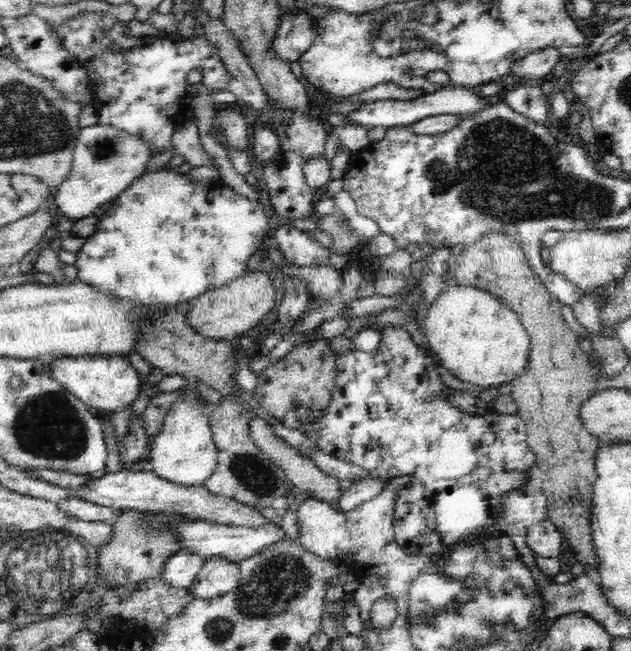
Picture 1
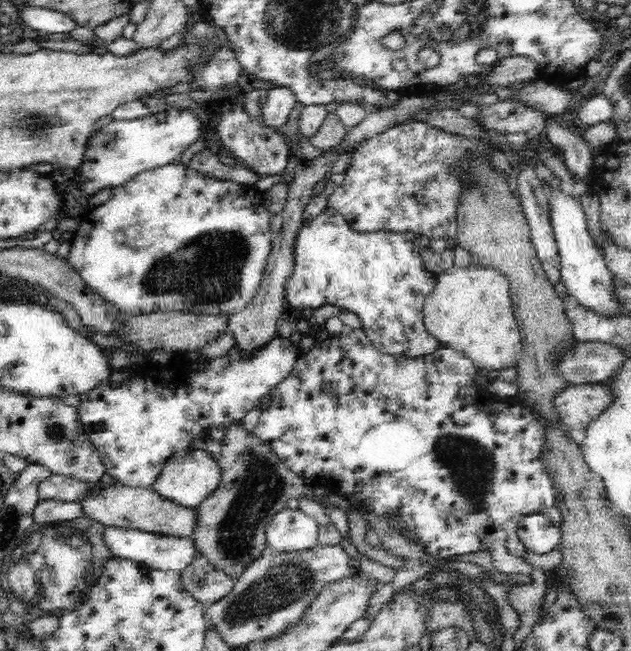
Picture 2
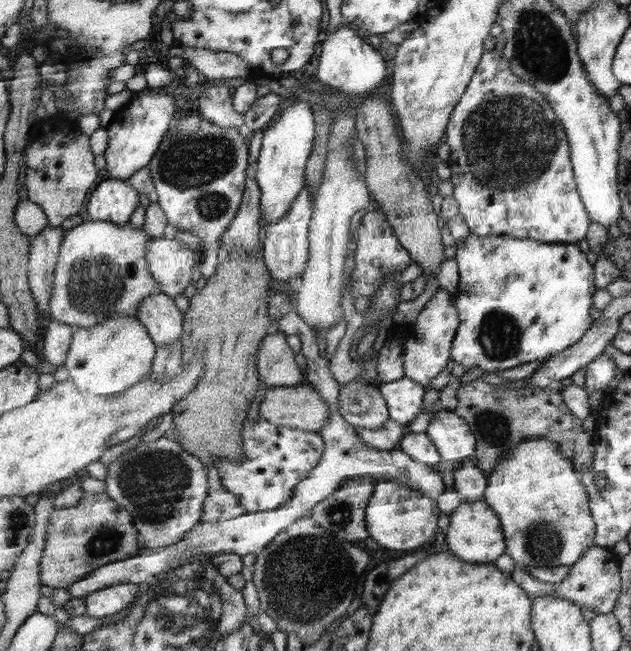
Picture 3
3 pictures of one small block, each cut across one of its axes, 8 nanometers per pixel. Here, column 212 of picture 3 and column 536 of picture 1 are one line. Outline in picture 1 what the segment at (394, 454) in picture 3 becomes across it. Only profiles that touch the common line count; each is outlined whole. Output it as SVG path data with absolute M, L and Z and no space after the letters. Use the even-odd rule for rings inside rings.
M548 519L534 523L526 533L526 544L536 554L543 558L556 558L562 546L562 533Z

